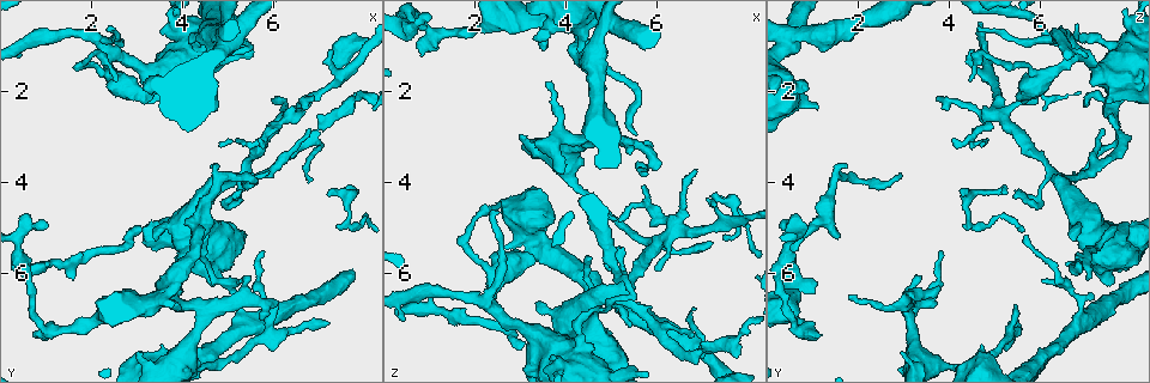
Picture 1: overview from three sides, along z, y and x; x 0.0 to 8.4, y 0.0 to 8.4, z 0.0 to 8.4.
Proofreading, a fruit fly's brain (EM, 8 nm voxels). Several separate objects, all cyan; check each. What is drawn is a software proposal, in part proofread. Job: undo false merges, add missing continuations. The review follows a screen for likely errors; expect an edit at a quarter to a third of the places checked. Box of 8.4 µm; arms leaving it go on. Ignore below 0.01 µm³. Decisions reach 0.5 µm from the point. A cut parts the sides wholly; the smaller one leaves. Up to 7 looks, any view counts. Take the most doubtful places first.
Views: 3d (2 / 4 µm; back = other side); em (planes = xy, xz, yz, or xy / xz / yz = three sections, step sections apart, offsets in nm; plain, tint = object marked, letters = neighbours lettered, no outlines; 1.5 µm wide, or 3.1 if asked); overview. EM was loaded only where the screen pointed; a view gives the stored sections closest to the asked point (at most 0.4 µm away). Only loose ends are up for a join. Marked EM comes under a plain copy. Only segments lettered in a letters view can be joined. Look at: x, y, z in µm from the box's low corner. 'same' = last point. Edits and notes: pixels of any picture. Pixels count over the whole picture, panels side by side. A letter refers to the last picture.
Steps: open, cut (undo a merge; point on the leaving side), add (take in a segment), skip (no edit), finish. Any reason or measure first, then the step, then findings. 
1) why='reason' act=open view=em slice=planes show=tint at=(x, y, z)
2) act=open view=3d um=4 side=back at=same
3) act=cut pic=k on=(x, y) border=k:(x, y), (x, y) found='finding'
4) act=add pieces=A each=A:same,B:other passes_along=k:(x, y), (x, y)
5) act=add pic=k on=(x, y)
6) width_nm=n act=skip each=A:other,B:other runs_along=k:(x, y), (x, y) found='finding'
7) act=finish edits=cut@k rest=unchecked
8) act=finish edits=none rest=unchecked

why='free end' act=open view=em slice=xy step=4 show=letters at=(0.85, 7.40, 1.25)

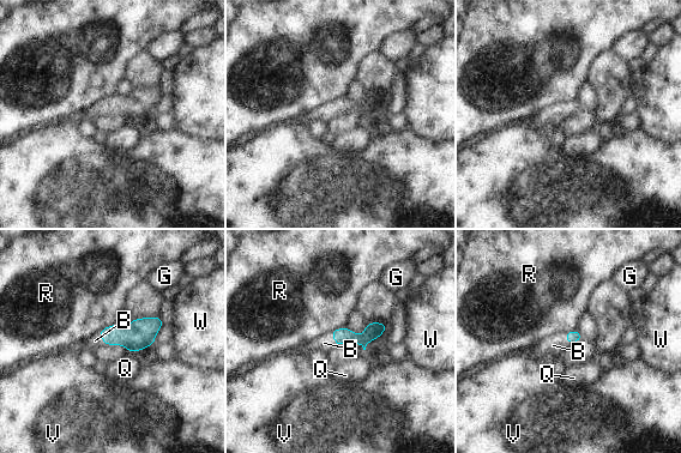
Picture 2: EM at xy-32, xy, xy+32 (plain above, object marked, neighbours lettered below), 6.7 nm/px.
longest_contact=R:130nm act=add pieces=B each=B:same,G:other,Q:other,R:other,V:other,W:other found='the neuron continues'

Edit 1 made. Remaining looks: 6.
why='see it whole again' act=open view=overview

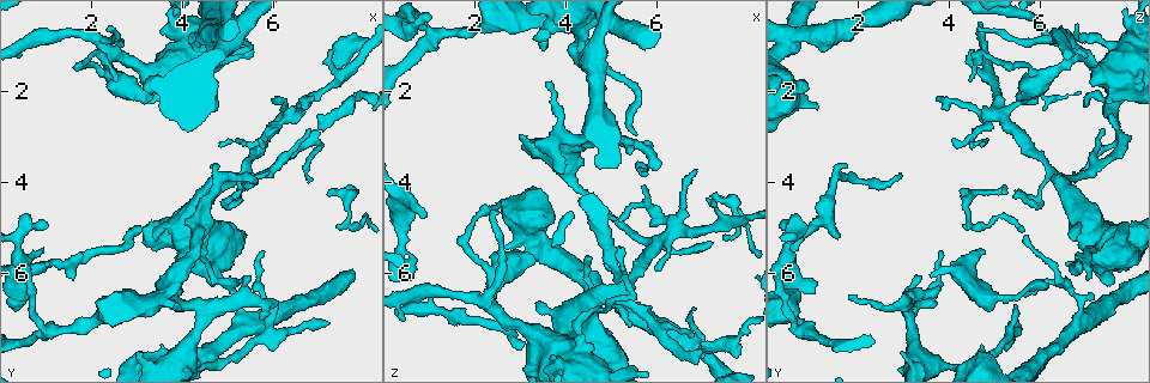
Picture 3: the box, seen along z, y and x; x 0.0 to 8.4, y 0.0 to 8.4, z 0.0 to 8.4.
why='branch stops here' act=open view=em slice=planes show=tint at=(3.60, 7.55, 4.70)

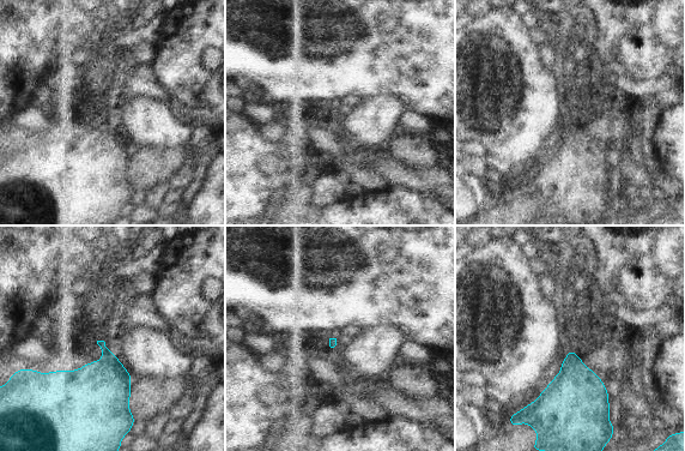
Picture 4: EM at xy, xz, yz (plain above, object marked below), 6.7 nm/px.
act=open view=em slice=planes show=letters at=same

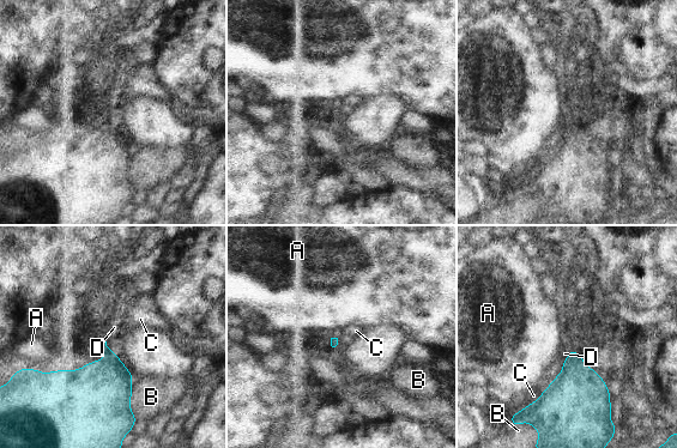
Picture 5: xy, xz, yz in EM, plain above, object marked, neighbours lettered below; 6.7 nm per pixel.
longest_contact=C:420nm act=skip each=A:other,B:other,C:other,D:other found='no lettered segment goes on from it'

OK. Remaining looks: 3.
why='thin end' act=open view=3d um=2 at=(3.55, 6.50, 1.80)

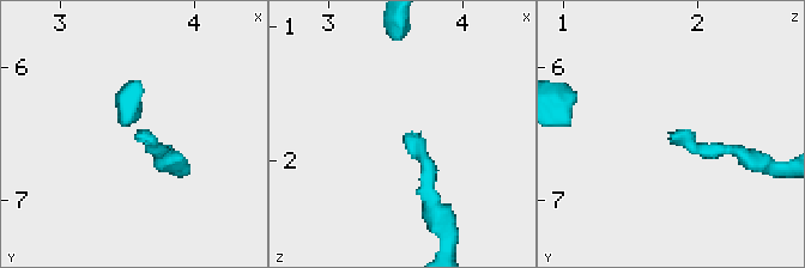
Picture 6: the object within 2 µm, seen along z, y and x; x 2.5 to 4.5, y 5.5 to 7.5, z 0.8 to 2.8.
act=open view=em slice=planes show=letters at=(3.56, 6.54, 1.82)

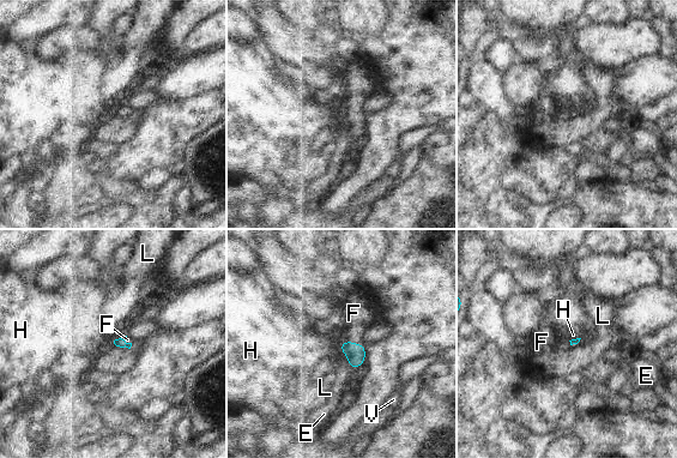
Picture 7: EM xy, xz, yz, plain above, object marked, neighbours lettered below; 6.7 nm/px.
longest_contact=F:140nm act=add pieces=F each=E:other,F:same,H:other,L:other,V:other passes_along=7:(355, 354), (352, 342), (354, 313) found='it goes on there'

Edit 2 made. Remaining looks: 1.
act=finish edits=add@2,add@7 rest=unchecked

